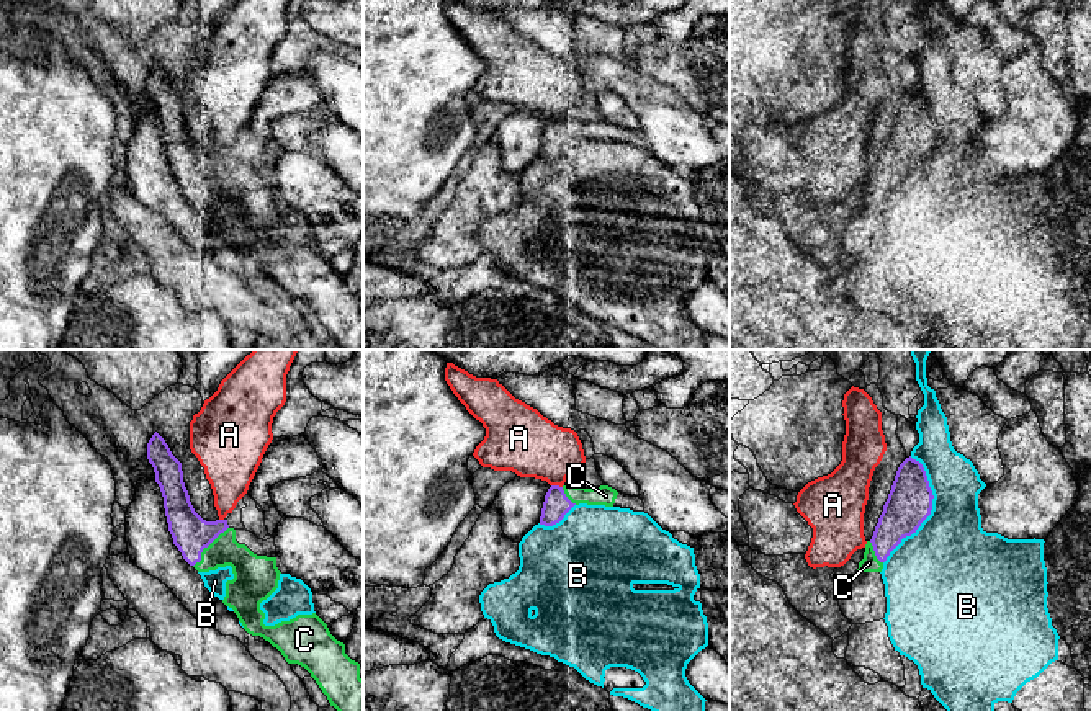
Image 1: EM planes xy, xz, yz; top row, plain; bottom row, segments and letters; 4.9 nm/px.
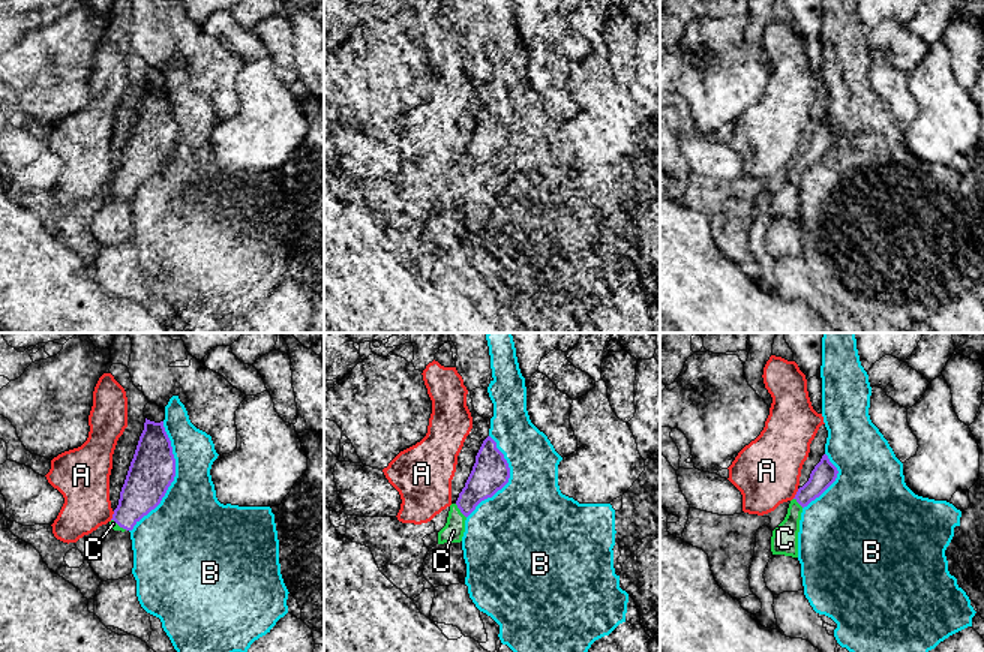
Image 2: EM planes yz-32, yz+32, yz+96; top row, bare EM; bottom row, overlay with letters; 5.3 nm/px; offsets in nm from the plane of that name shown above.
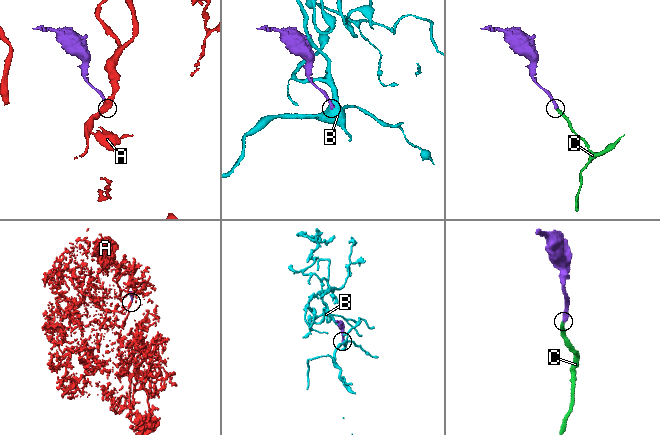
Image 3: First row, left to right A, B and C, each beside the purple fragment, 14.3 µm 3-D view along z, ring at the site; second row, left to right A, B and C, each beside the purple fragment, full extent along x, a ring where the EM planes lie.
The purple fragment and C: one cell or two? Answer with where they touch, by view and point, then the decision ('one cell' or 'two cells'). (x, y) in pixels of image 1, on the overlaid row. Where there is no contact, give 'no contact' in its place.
xy (206, 546) | one cell

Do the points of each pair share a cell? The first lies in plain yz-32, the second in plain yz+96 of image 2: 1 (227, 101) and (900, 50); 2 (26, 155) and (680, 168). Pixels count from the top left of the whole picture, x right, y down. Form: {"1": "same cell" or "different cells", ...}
{"1": "different cells", "2": "different cells"}

